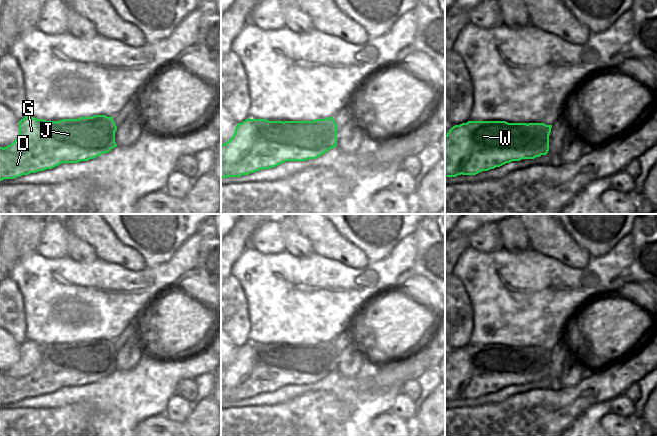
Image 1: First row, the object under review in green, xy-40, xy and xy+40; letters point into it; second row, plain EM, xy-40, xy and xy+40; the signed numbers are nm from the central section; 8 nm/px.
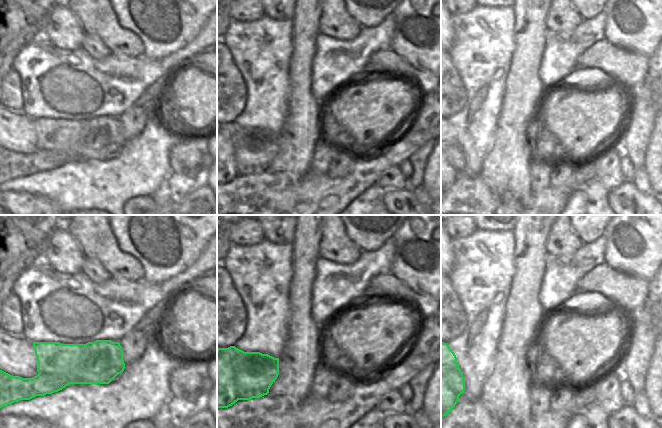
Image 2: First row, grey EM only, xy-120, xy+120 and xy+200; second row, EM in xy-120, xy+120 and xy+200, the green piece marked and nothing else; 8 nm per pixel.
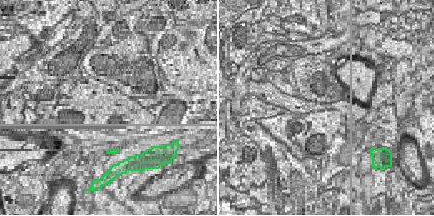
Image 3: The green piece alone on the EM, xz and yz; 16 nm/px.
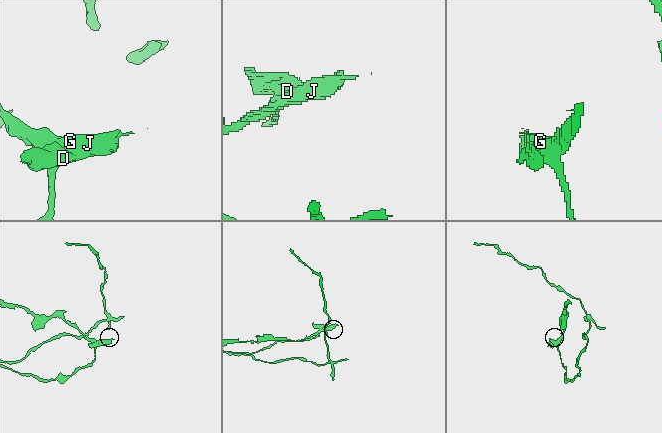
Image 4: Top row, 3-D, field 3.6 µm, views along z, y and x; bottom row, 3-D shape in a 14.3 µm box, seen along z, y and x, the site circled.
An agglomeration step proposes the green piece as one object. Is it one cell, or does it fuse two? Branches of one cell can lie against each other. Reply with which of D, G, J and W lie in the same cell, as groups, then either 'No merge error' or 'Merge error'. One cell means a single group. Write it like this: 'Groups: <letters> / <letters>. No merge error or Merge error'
Groups: D J W / G. Merge error

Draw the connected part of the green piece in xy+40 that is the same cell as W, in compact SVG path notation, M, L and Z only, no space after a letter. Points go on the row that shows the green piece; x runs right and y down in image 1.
M468 121L473 152L462 172L462 175L476 175L500 167L512 161L534 159L541 156L540 149L534 145L542 145L543 137L549 132L542 127L532 127L527 123L508 123L506 121Z

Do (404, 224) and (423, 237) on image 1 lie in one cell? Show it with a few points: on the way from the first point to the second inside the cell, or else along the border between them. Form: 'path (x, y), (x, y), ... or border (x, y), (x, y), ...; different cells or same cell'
border (418, 224), (412, 233); different cells

